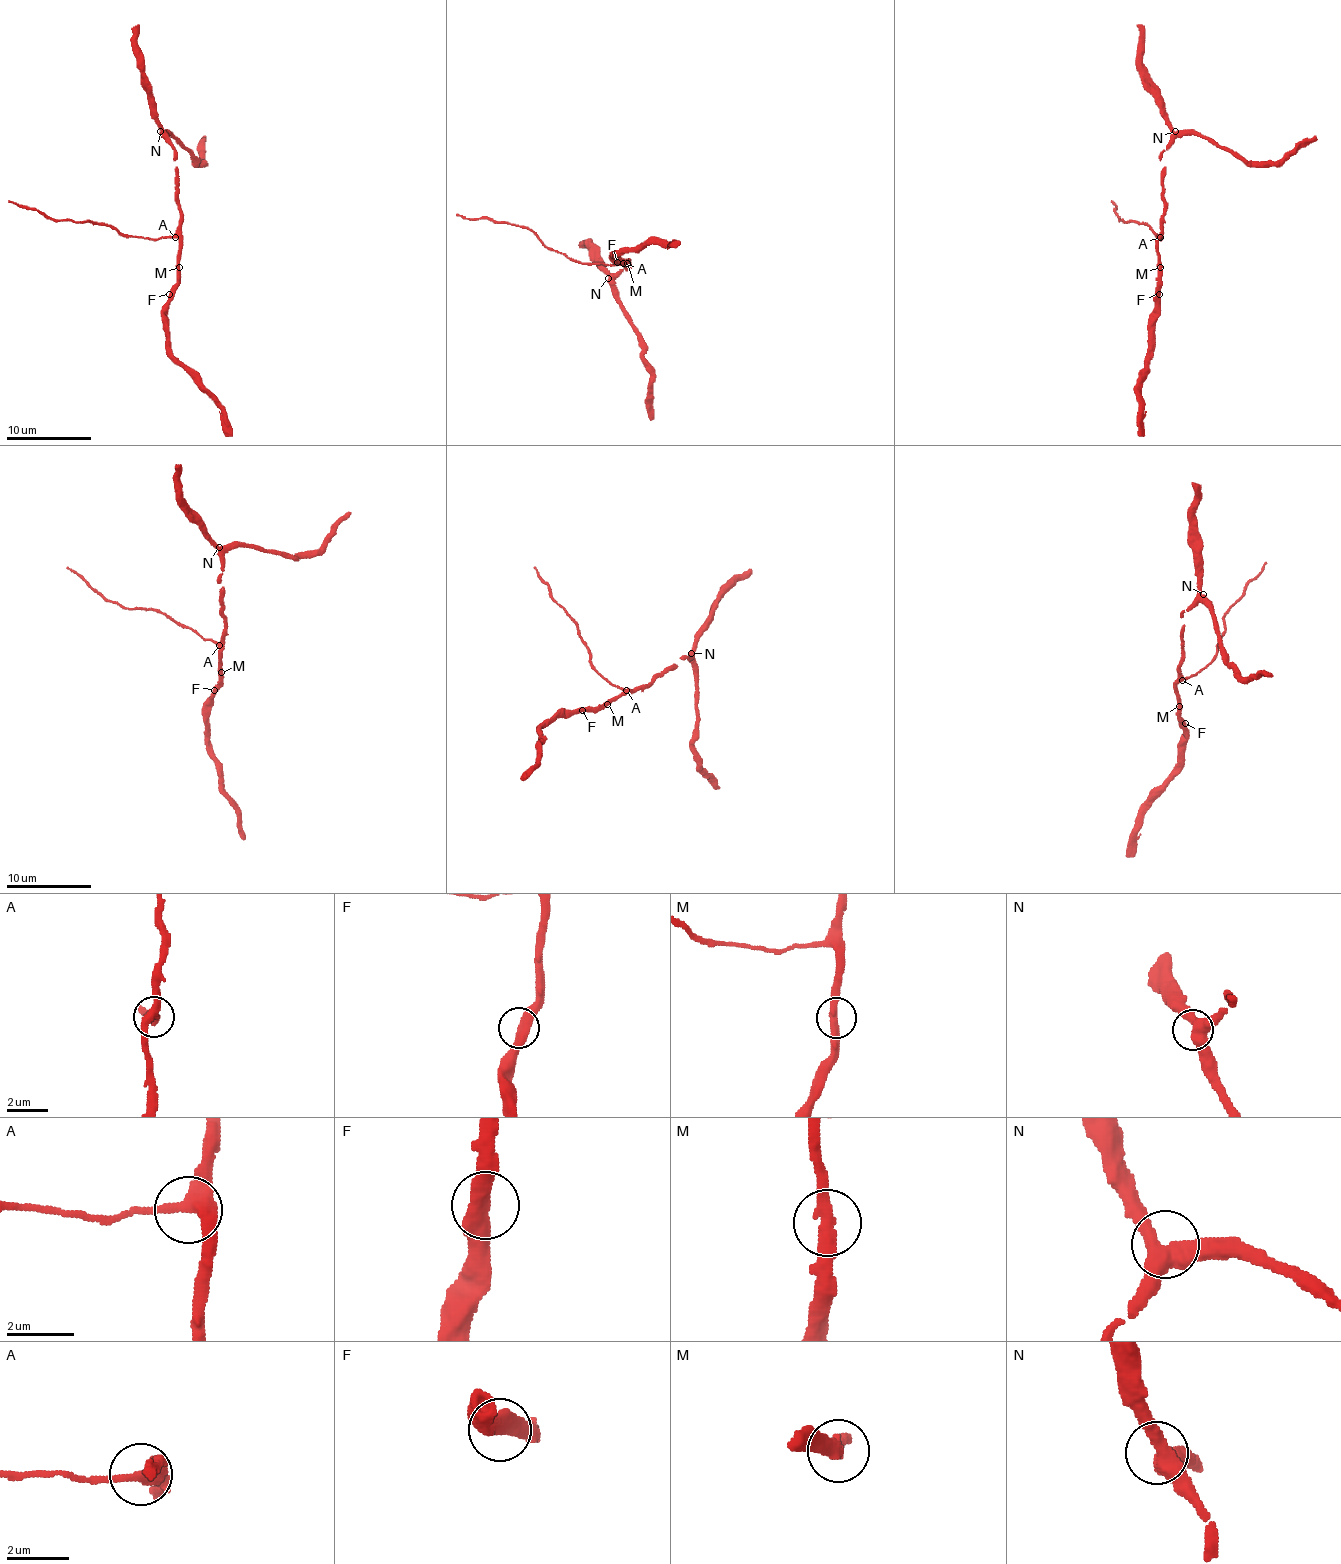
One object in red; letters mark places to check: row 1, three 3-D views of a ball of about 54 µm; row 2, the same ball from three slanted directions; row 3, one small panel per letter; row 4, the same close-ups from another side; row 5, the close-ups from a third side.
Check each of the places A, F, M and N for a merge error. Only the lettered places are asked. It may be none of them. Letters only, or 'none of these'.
none of these

